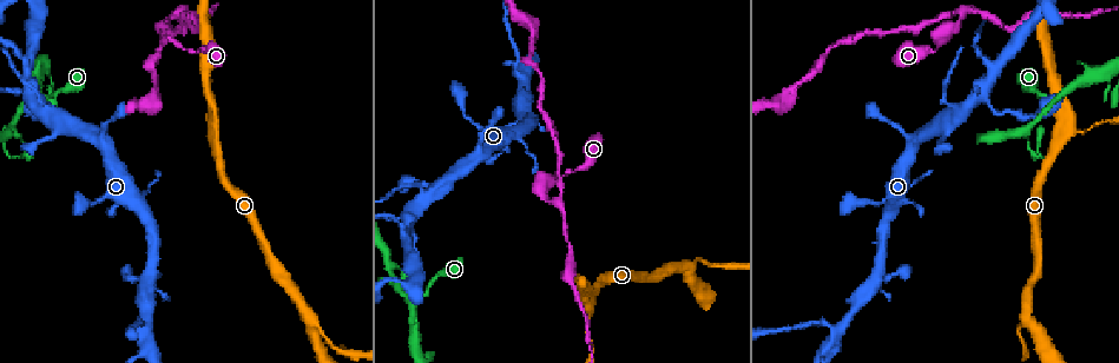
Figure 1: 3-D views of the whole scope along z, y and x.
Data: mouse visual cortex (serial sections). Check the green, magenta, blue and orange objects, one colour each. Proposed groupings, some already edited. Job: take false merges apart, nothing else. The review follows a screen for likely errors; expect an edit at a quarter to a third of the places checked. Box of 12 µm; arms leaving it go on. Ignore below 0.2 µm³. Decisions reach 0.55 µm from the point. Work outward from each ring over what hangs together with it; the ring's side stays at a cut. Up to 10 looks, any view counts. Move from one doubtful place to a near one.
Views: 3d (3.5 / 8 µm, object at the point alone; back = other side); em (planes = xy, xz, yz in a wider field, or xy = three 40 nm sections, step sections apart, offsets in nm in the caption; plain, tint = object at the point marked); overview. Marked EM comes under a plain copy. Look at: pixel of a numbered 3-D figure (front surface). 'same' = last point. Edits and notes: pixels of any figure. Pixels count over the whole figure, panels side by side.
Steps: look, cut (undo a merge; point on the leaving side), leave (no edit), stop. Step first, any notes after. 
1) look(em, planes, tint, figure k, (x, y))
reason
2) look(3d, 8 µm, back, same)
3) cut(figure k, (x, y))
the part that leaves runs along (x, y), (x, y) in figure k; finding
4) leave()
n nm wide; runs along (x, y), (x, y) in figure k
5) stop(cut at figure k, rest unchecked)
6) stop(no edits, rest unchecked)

look(3d, 8 µm, figure 1, (147, 329))
thin arm on a thick one

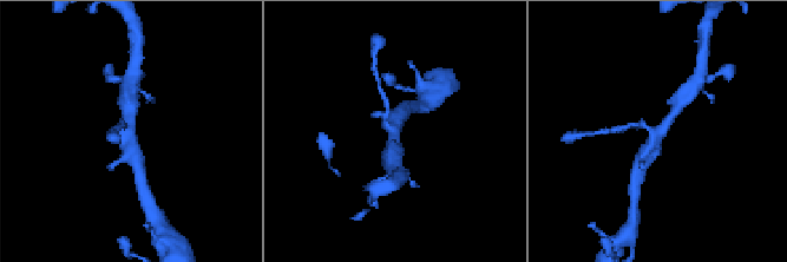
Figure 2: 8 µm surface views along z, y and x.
look(em, xy, step 1, tint, figure 2, (129, 131))
3 arms; arms of 150, 300, 400 nm; shape alone is not enough

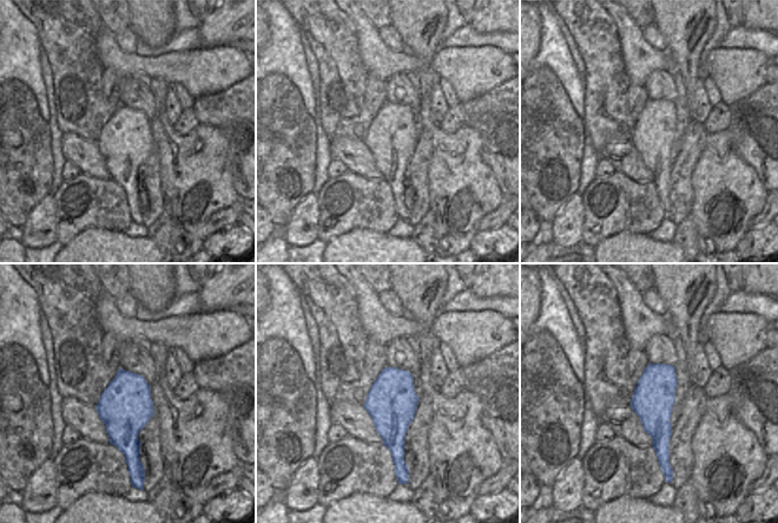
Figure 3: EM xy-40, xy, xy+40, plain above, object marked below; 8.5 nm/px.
leave()
runs along (680, 103), (640, 159) in figure 2; one cell here

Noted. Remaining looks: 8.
look(3d, 3.5 µm, figure 1, (687, 266))
small branch off a trunk

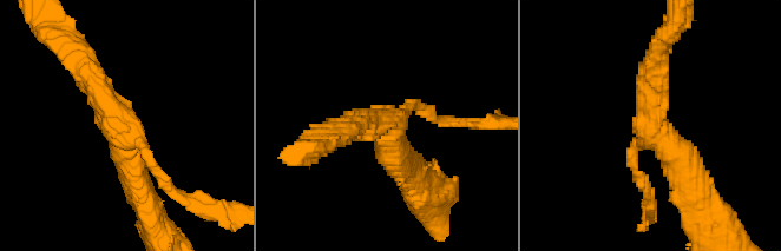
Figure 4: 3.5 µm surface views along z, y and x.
look(em, xy, step 1, tint, figure 4, (123, 130))
3 arms; arms of 150, 350, 400 nm; need the tissue

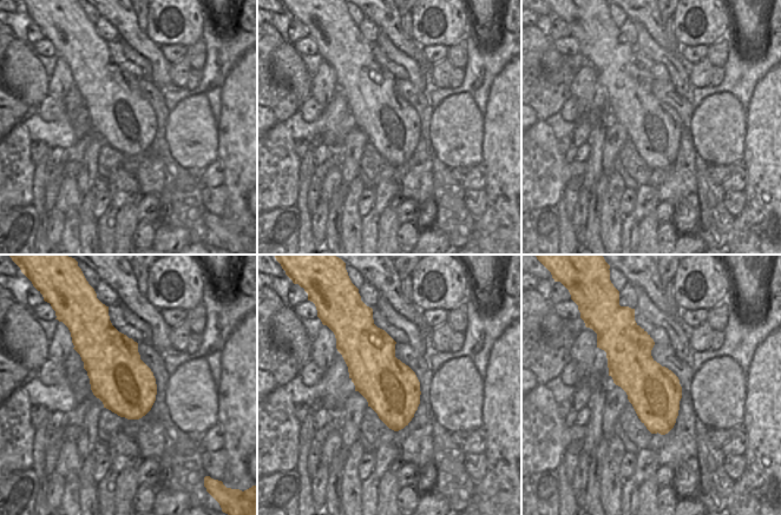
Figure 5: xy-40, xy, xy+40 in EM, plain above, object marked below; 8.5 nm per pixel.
leave()
runs along (80, 65), (123, 130), (142, 195) in figure 4; all the same cell

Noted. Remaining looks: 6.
look(3d, 3.5 µm, figure 1, (1062, 94))
arms part here

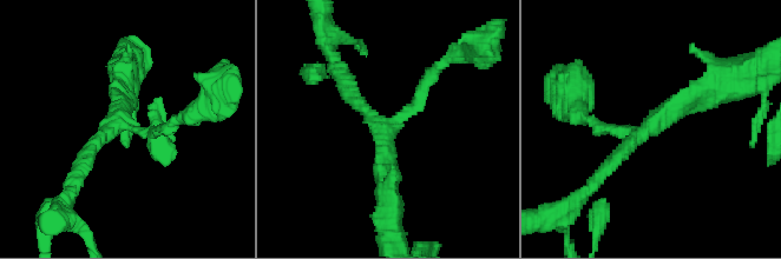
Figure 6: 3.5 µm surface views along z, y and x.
look(em, xy, step 3, tint, figure 6, (391, 126))

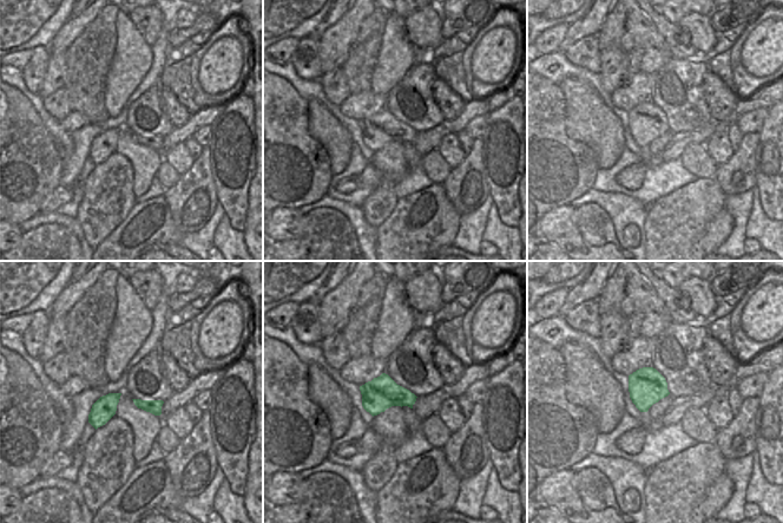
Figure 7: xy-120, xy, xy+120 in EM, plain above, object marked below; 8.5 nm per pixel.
leave()
runs along (437, 68), (389, 125), (386, 185) in figure 6; all the same cell

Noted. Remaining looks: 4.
look(3d, 3.5 µm, figure 1, (423, 196))
three-way junction

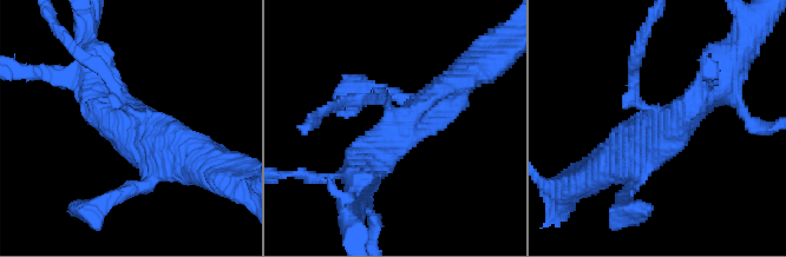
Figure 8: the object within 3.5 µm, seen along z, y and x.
look(em, xy, step 3, tint, figure 8, (136, 128))
3 arms; arms of 150, 450, 450 nm; need the tissue

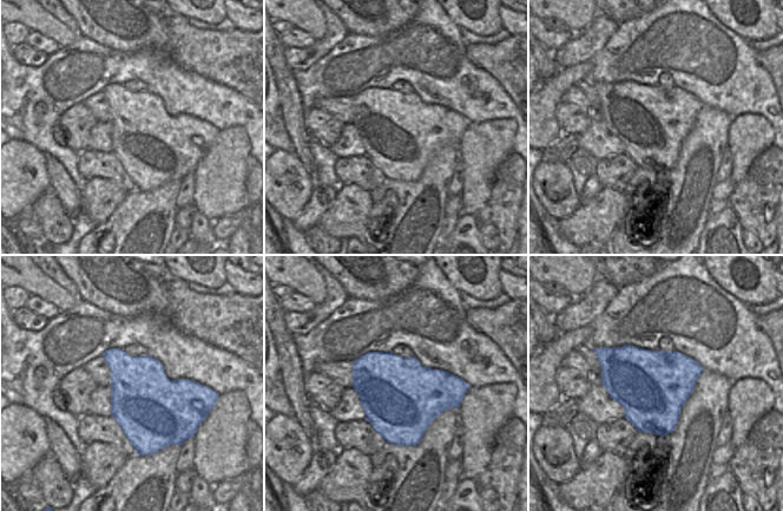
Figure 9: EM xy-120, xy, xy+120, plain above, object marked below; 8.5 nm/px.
look(em, planes, tint, same)

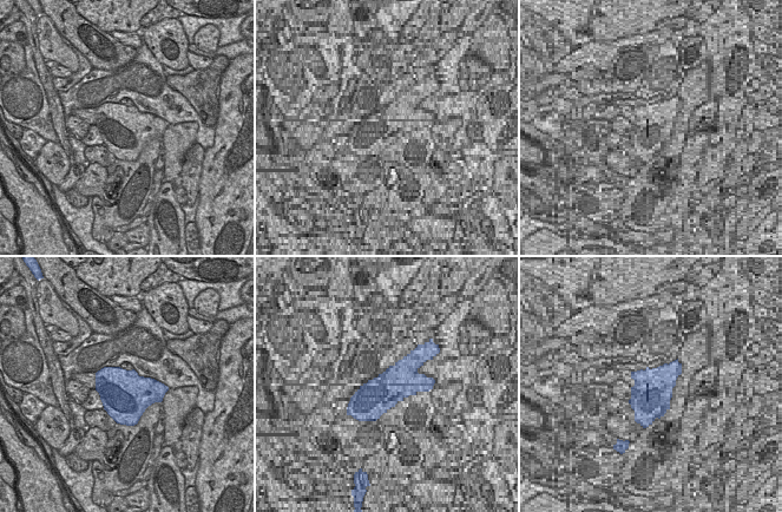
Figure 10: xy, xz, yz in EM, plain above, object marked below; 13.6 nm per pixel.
leave()
runs along (458, 81), (367, 157), (360, 178) in figure 8; all the same cell

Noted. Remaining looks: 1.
stop(no edits, rest unchecked)

